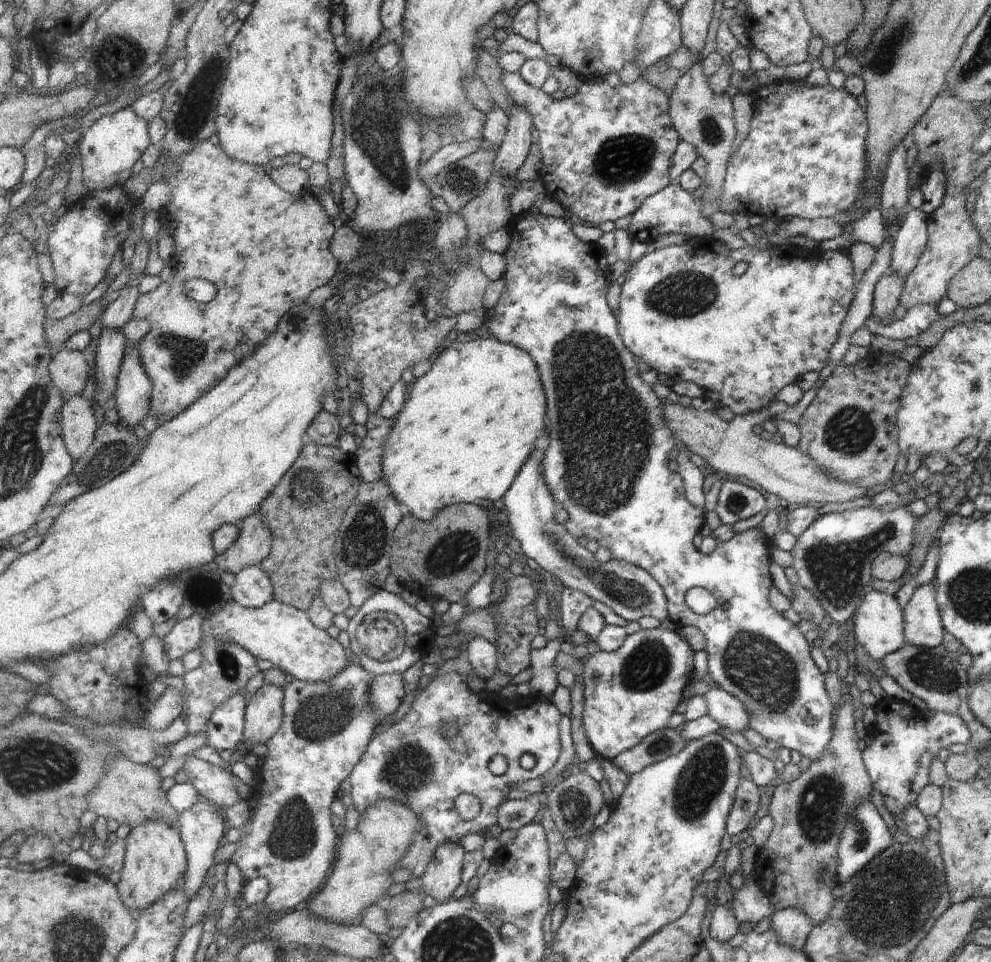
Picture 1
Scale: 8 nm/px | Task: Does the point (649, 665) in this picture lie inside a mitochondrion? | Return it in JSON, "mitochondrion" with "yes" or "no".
{"mitochondrion":"yes"}

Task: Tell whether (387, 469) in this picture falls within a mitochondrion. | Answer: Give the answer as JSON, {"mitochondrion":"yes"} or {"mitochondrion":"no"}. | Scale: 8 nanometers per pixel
{"mitochondrion":"no"}

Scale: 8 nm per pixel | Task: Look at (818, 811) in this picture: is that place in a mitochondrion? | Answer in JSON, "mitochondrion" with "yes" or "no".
{"mitochondrion":"yes"}

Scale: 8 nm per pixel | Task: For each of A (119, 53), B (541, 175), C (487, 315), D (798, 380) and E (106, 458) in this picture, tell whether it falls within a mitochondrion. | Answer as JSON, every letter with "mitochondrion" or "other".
{"A":"mitochondrion","B":"other","C":"other","D":"other","E":"mitochondrion"}

